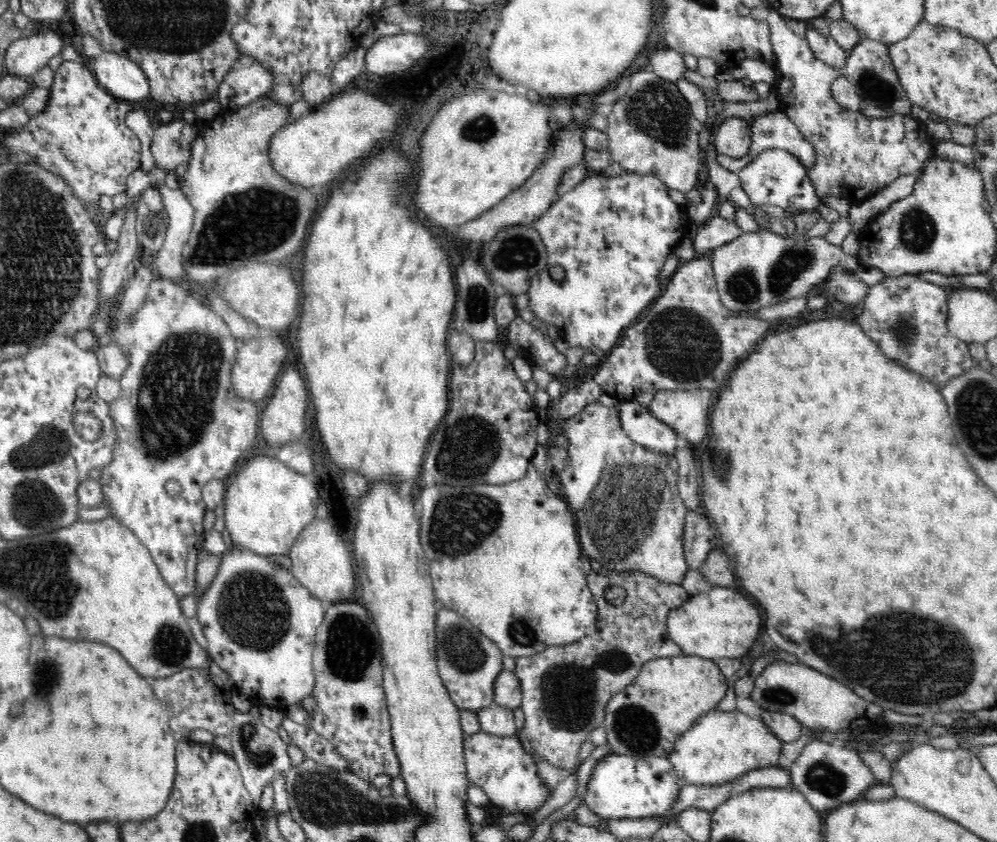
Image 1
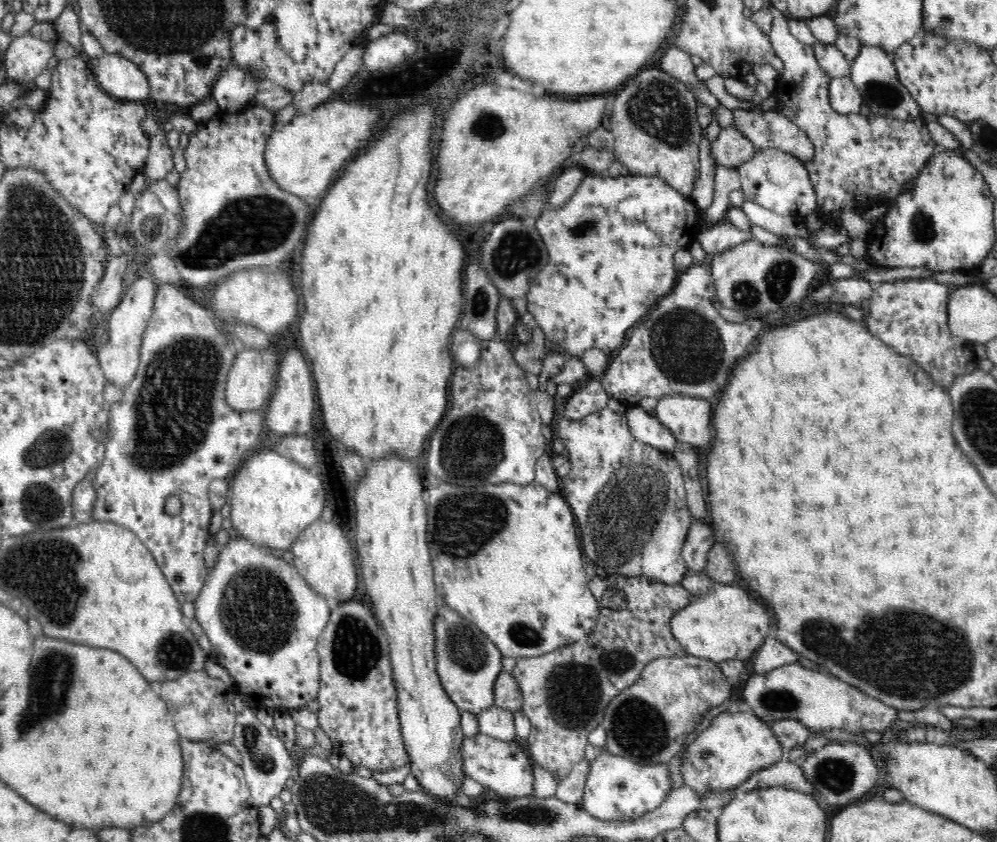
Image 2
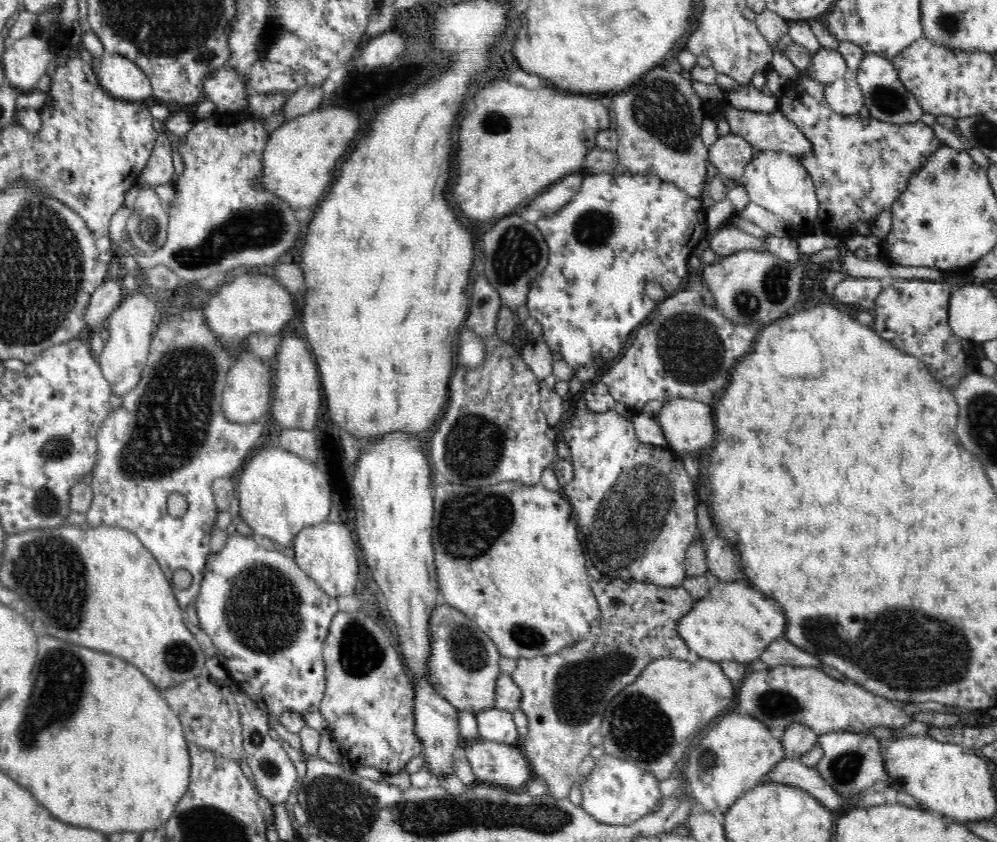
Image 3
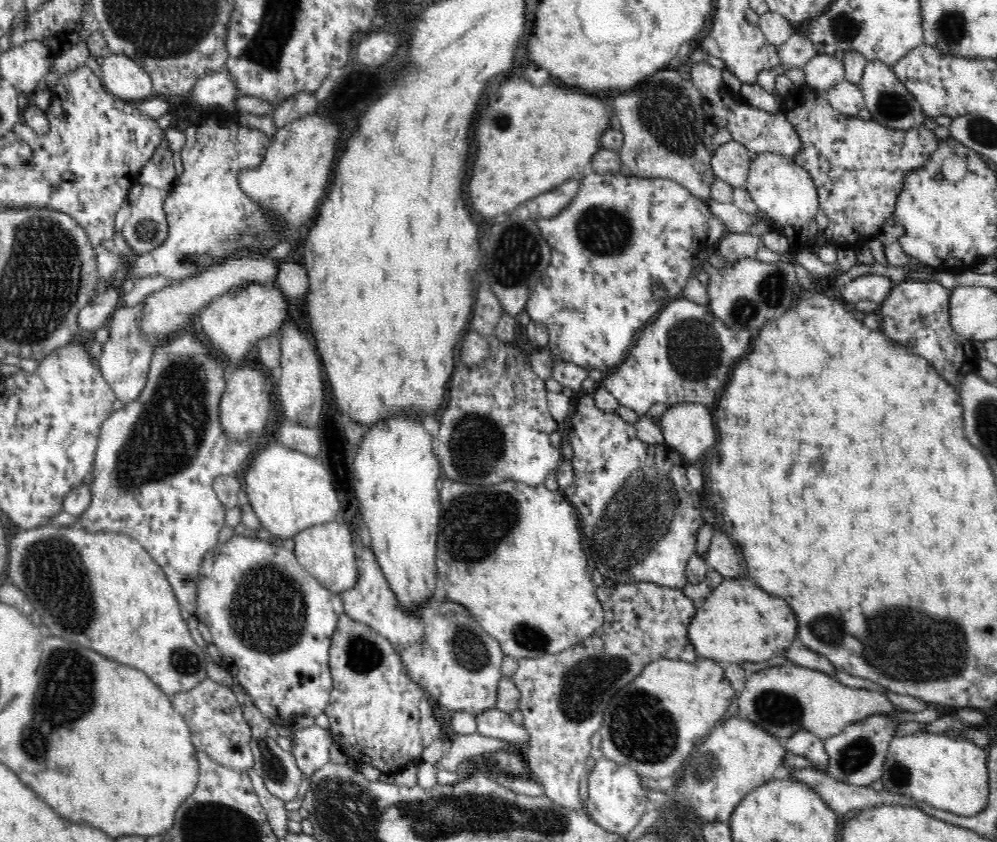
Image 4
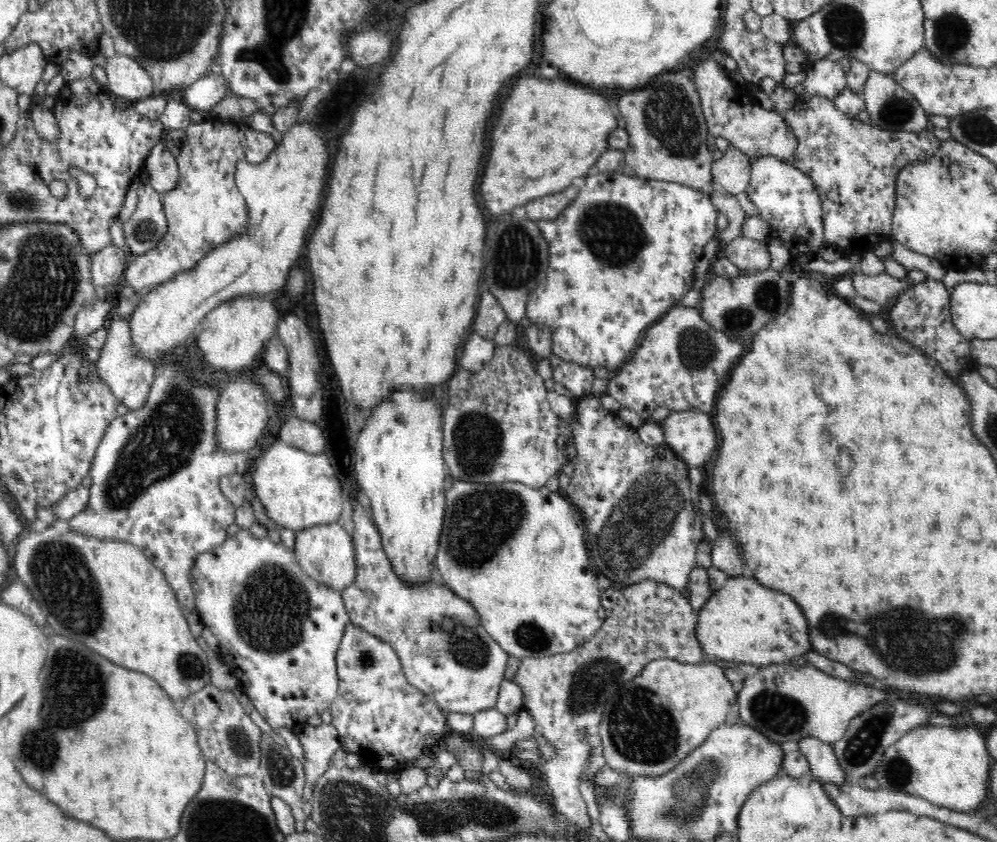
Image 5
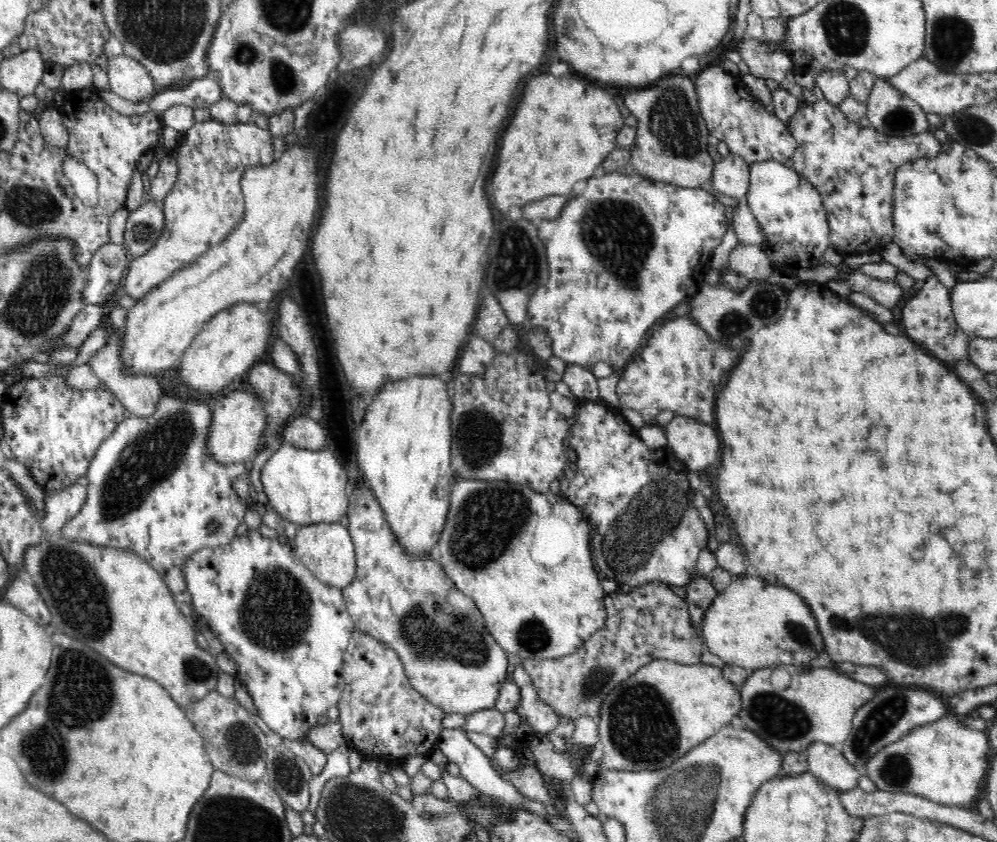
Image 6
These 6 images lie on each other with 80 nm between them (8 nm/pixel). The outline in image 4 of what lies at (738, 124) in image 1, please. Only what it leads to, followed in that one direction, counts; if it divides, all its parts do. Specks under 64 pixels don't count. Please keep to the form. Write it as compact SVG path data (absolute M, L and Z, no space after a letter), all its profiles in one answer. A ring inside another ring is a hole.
M734 139L711 149L713 175L733 188L744 188L753 155Z

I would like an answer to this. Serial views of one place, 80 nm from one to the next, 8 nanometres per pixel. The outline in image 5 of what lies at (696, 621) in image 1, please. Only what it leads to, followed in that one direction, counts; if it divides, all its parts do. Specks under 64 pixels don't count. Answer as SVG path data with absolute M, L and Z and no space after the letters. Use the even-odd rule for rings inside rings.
M729 577L726 584L720 590L714 591L702 607L698 612L696 637L706 658L744 662L763 669L768 666L775 667L777 664L787 664L792 658L802 658L808 652L814 651L810 642L808 620L804 618L800 606L790 596L784 596L784 592L768 590L762 584L758 584L758 580L754 578Z

